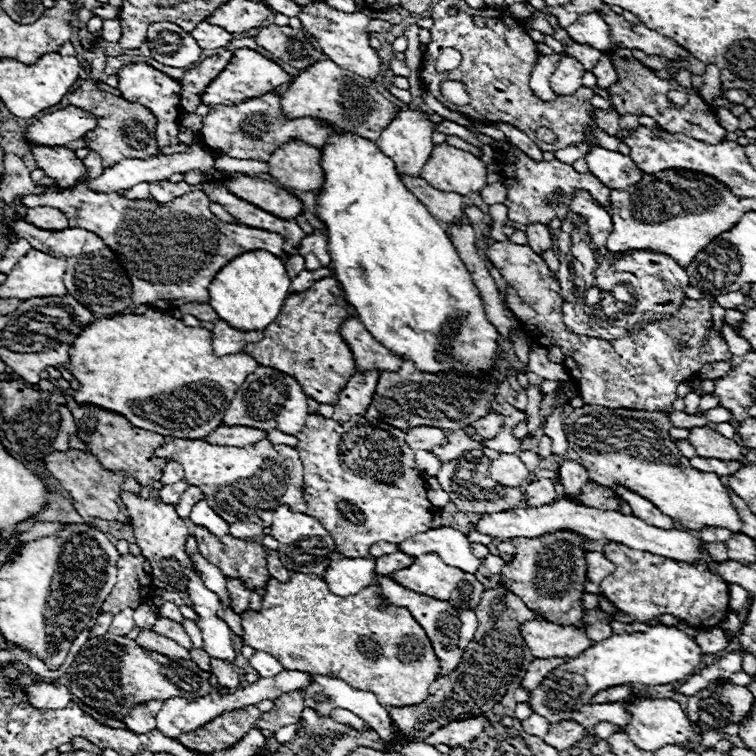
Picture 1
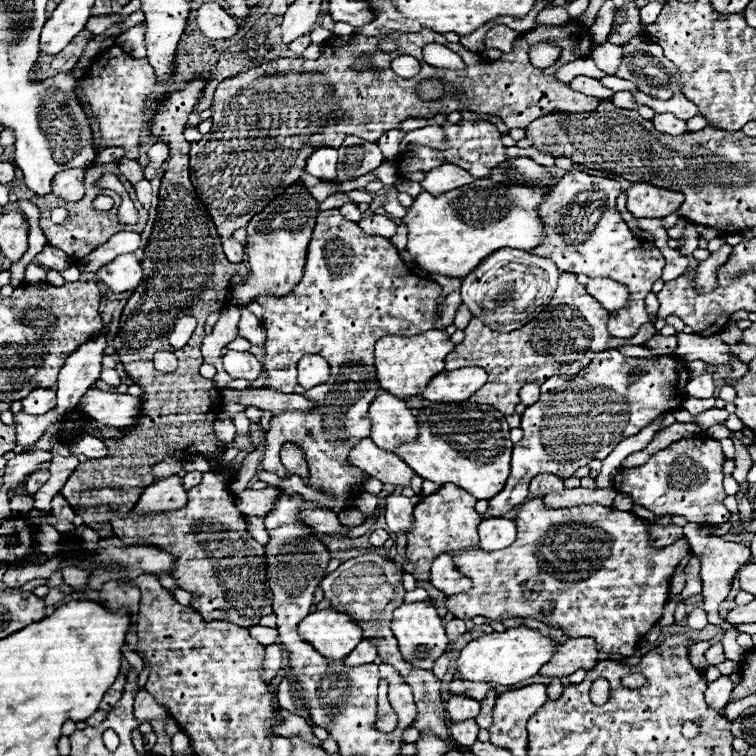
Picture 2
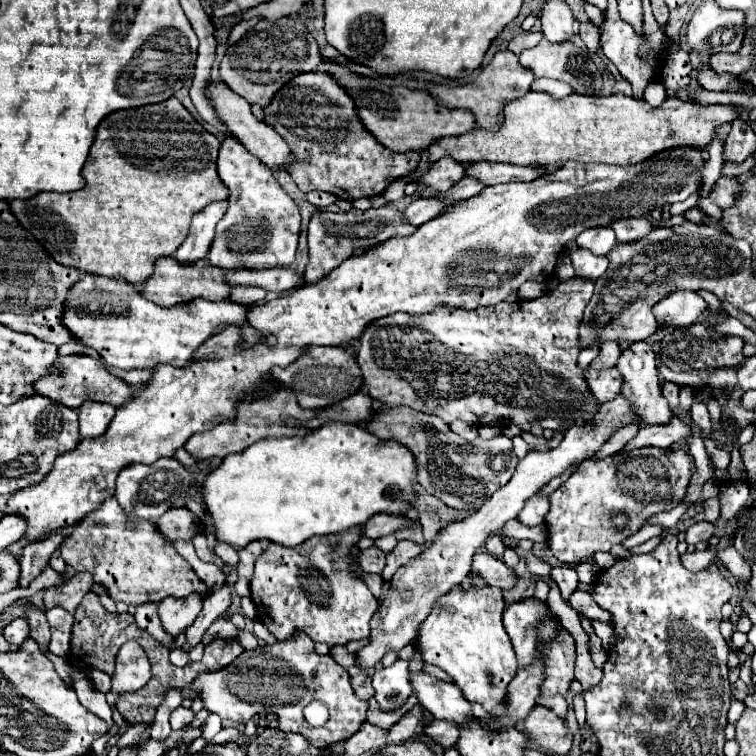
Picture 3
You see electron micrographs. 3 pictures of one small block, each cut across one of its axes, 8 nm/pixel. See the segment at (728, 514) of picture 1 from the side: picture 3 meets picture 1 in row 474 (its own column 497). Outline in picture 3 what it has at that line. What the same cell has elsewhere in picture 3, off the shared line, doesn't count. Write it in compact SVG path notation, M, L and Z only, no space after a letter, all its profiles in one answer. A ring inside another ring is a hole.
M486 586L462 592L460 588L456 588L450 590L450 594L444 594L440 602L436 602L436 608L432 608L430 616L422 622L418 630L424 662L442 668L462 690L464 698L468 702L482 704L490 716L506 714L506 686L516 672L514 650L508 642L504 624L500 622L502 614L502 590Z

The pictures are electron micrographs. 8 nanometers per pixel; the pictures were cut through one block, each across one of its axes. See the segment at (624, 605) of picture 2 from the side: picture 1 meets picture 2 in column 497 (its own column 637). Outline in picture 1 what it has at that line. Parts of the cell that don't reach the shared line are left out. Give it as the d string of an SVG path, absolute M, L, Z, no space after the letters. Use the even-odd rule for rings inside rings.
M608 542L604 556L616 564L616 570L602 580L600 594L638 622L654 620L660 614L672 614L688 626L710 628L718 626L728 614L728 584L702 564L692 566L668 560L650 552L632 550L618 542Z

